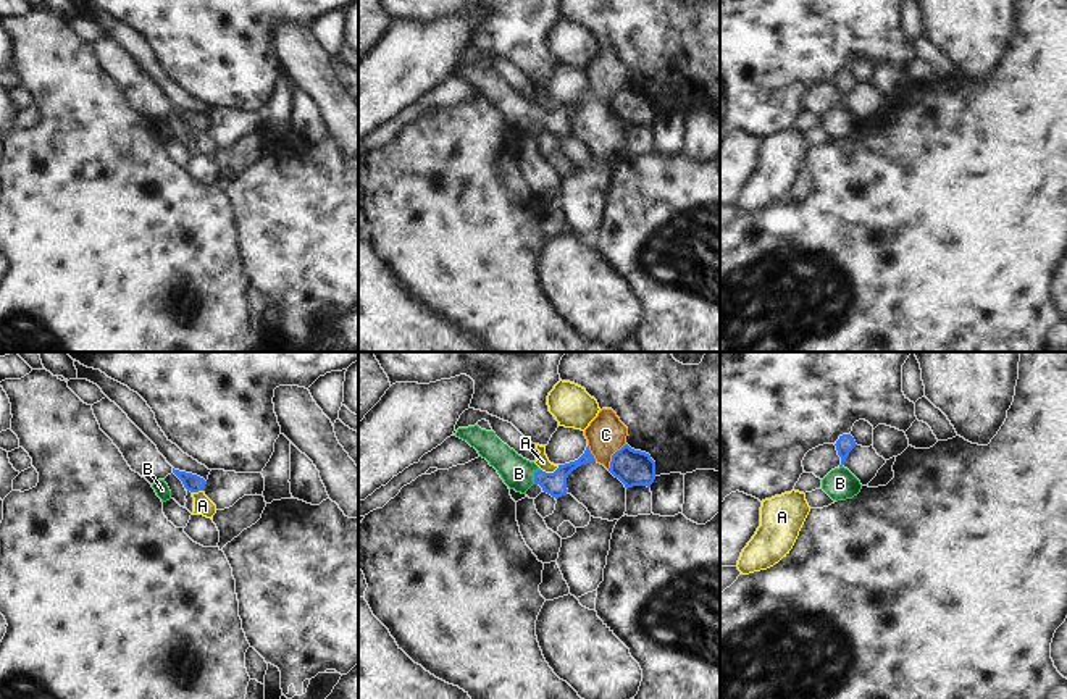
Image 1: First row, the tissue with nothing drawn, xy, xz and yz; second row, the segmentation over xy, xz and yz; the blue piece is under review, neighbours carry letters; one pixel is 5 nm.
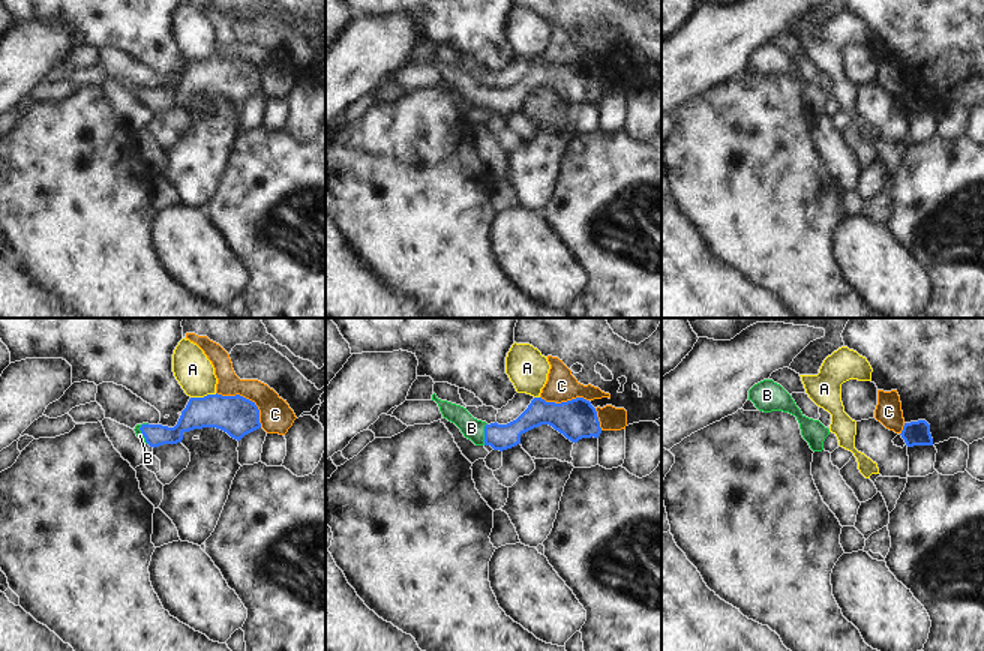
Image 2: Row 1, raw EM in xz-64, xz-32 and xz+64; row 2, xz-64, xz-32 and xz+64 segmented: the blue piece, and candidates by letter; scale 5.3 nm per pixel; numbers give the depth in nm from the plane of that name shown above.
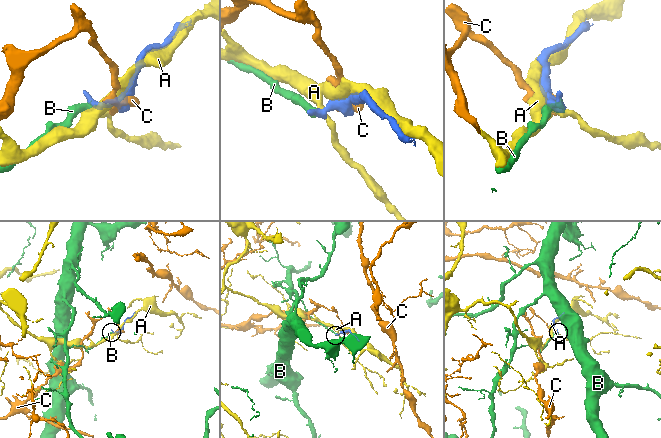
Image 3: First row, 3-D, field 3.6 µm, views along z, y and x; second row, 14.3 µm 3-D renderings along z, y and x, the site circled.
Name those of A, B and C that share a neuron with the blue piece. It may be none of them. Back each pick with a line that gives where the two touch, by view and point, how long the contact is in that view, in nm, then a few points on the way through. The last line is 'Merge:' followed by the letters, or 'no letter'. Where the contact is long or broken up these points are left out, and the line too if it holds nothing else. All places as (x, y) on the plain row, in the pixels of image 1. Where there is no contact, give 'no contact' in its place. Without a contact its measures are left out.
B: contact xz (535, 115); length 90 nm; way xz (554, 121), (535, 115), (518, 112)
Merge: B

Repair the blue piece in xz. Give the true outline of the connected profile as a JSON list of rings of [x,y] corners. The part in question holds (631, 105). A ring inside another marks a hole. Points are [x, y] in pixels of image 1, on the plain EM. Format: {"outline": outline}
{"outline": [[[625,82],[612,94],[609,110],[618,116],[625,126],[647,124],[655,118],[655,100],[649,92],[634,89]]]}

